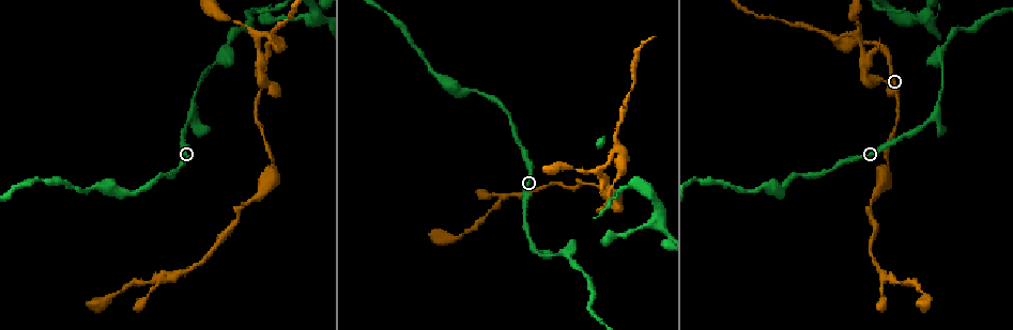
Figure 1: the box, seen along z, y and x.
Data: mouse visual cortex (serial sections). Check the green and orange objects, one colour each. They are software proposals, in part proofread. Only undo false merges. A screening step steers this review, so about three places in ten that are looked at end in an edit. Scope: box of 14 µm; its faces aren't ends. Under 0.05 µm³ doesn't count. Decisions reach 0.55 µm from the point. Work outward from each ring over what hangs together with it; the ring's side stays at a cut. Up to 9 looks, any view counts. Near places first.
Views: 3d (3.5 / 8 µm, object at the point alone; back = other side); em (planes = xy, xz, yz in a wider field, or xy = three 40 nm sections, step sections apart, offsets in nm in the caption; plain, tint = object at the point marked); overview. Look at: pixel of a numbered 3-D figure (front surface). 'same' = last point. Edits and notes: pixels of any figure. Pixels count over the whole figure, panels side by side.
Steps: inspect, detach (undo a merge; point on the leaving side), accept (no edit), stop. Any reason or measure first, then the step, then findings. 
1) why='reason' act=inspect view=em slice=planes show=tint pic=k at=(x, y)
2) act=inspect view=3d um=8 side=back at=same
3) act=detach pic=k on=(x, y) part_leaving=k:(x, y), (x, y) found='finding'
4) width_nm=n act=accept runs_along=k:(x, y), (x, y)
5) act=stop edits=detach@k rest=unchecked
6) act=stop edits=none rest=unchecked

why='branch point' act=inspect view=3d um=3.5 pic=1 at=(885, 279)

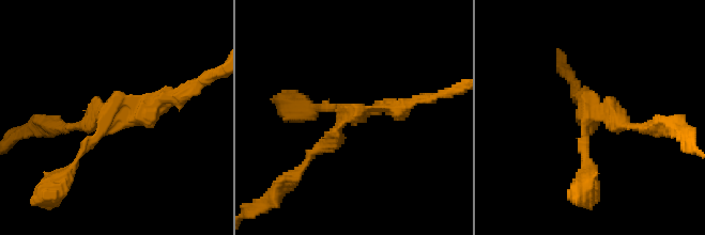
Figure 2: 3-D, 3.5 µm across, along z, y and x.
why='now the EM' act=inspect view=em slice=xy step=5 show=tint pic=2 at=(351, 114)

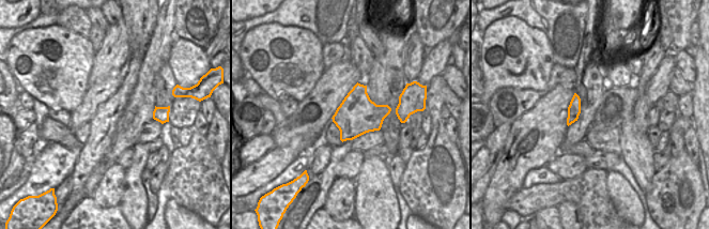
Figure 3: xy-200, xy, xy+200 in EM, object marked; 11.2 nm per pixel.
arms=3 arm_widths_nm=150,150,250 act=accept runs_along=2:(412, 103), (350, 115), (304, 165) found='all the same cell'

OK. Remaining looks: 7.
why='three arms meet' act=inspect view=3d um=3.5 pic=1 at=(274, 39)

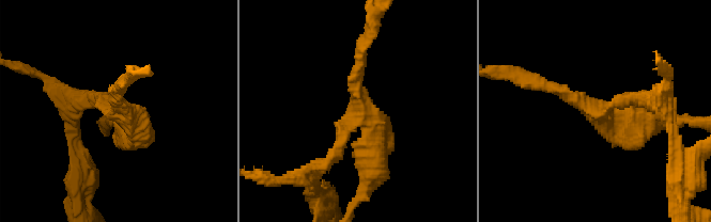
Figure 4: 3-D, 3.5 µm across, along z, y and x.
act=accept runs_along=4:(128, 120), (99, 97), (82, 100) found='one cell here'

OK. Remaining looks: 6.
why='abrupt turn' act=inspect view=3d um=3.5 pic=1 at=(934, 116)

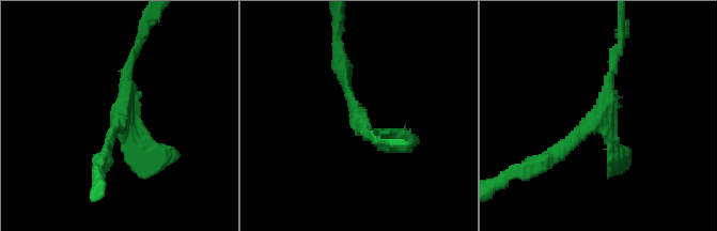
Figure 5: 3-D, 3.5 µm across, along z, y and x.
arms=3 arm_widths_nm=150,200,350 act=inspect view=em slice=planes show=tint pic=5 at=(357, 121)

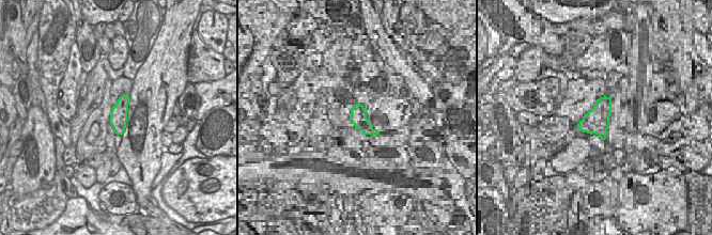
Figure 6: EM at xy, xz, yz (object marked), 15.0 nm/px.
act=accept runs_along=5:(545, 159), (603, 113), (616, 55) found='continuous, no second cell'

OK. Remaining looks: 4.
why='branch point' act=inspect view=3d um=3.5 side=back pic=1 at=(219, 58)

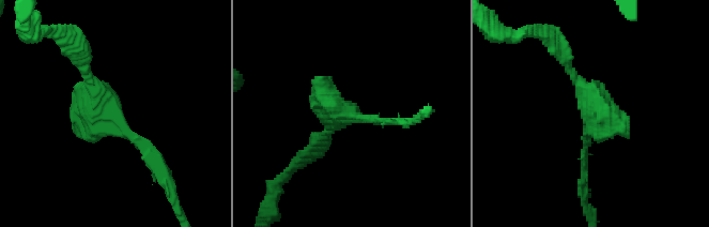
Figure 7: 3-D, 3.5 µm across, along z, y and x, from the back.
why='shape alone is not enough' act=inspect view=em slice=xy step=3 show=tint pic=7 at=(354, 114)

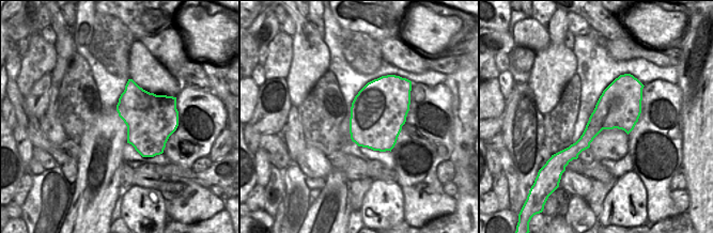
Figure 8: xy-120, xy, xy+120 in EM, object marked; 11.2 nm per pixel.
act=accept runs_along=7:(163, 171), (96, 103), (83, 63) found='all the same cell'

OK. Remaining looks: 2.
act=stop edits=none rest=unchecked

